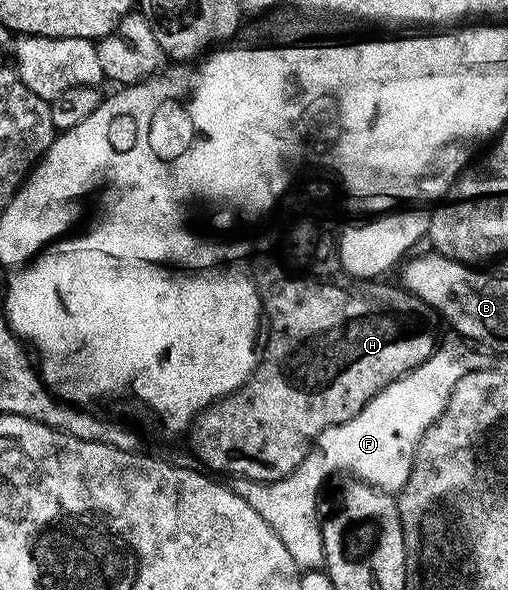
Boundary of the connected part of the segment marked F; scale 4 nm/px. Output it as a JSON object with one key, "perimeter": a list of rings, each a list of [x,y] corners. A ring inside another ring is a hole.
{"perimeter":[[[460,342],[457,348],[437,347],[430,359],[419,364],[412,372],[399,376],[394,382],[387,384],[354,418],[322,430],[322,434],[317,436],[309,447],[308,457],[286,478],[281,480],[236,478],[231,481],[232,492],[238,494],[242,502],[250,502],[251,508],[257,514],[262,514],[262,522],[266,522],[266,526],[270,526],[270,530],[274,530],[274,534],[282,538],[282,546],[290,550],[290,558],[294,558],[297,568],[316,570],[324,563],[324,547],[316,503],[322,500],[320,487],[327,482],[328,476],[334,475],[335,472],[348,471],[349,477],[362,480],[389,494],[399,494],[406,486],[412,473],[412,462],[422,442],[424,432],[430,430],[430,426],[446,410],[448,399],[458,378],[462,378],[471,369],[481,367],[482,360],[479,360],[474,353],[468,352],[467,347],[469,348],[469,345],[464,342]]]}

